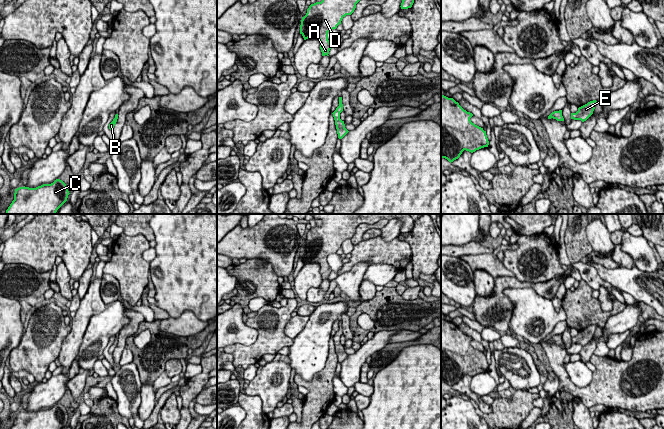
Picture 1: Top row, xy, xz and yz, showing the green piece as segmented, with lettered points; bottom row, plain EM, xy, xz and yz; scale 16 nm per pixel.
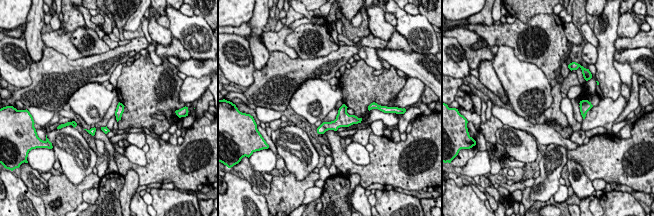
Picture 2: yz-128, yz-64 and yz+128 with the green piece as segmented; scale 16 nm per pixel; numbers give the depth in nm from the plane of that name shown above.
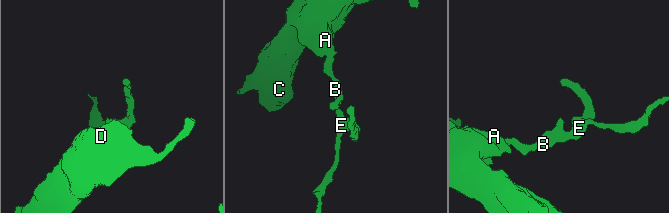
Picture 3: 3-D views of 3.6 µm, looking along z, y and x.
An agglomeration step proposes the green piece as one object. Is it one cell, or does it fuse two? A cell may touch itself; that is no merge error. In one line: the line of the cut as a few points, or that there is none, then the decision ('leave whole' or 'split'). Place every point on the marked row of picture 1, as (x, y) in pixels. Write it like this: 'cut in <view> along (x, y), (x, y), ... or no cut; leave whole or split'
no cut; leave whole

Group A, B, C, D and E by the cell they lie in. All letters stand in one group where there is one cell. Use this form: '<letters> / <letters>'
A B C D E

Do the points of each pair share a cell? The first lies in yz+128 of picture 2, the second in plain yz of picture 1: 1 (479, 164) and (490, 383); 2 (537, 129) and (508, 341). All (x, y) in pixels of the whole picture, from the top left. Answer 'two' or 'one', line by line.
1: one
2: one

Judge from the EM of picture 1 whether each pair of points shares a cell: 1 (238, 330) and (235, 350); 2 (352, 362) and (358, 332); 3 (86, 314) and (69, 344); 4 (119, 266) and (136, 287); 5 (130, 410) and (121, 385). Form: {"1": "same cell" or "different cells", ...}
{"1": "different cells", "2": "different cells", "3": "same cell", "4": "same cell", "5": "same cell"}

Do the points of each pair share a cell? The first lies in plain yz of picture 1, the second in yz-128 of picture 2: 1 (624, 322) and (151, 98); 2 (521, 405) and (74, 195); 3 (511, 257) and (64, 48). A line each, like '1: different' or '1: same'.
1: different
2: same
3: different

